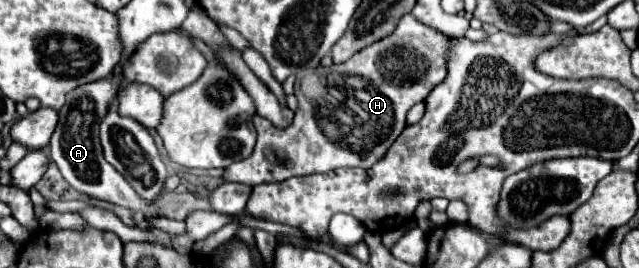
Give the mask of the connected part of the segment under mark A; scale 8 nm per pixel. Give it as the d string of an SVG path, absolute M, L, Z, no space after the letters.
M109 75L105 79L97 79L85 85L79 85L77 89L69 91L65 97L65 105L59 109L59 123L55 127L55 133L51 137L49 149L51 149L51 159L57 163L61 169L63 177L71 187L75 187L81 193L87 193L89 197L103 199L127 209L141 209L145 217L157 213L153 203L143 201L129 183L125 183L123 175L105 161L103 151L101 151L101 141L99 141L99 125L109 113L109 105L117 93L117 87L121 83L121 75Z

